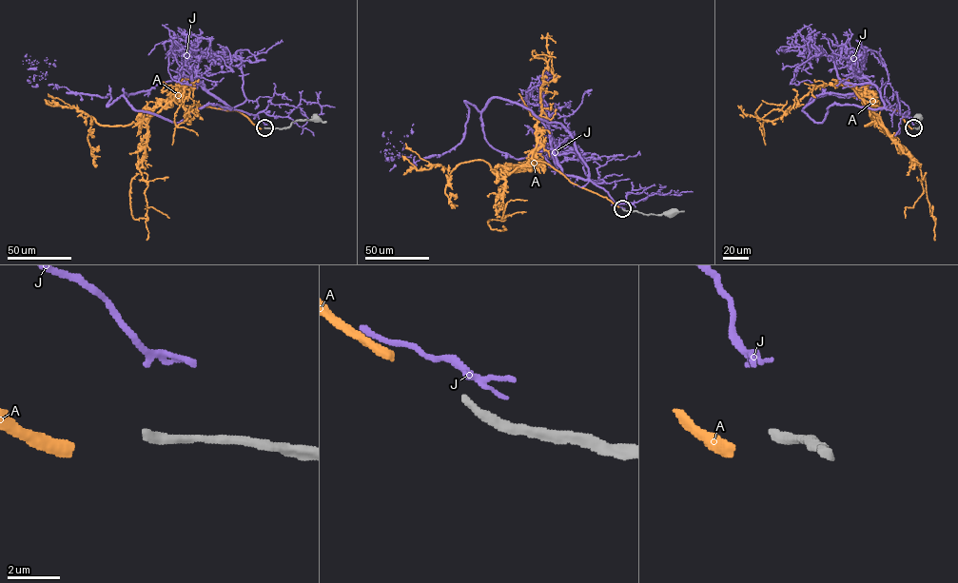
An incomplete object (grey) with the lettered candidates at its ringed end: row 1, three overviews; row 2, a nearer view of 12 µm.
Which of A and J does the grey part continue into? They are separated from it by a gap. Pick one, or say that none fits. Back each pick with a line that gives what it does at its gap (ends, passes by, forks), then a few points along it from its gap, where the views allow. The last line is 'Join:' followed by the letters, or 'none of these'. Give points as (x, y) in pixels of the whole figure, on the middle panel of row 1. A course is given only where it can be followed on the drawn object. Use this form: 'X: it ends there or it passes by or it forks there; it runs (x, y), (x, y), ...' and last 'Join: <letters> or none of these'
Join: none of these

